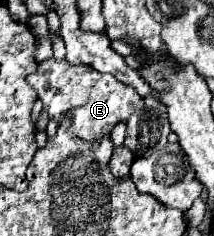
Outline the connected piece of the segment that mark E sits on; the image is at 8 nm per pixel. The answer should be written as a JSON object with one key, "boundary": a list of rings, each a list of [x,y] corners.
{"boundary":[[[52,56],[38,62],[36,70],[28,74],[26,80],[36,90],[38,100],[42,102],[42,112],[58,124],[62,124],[70,114],[70,132],[78,138],[84,138],[86,142],[96,142],[98,138],[108,136],[116,124],[126,122],[134,110],[142,108],[144,102],[134,88],[124,86],[114,76],[90,70],[90,66],[82,64],[70,66],[66,58],[56,60]]]}

